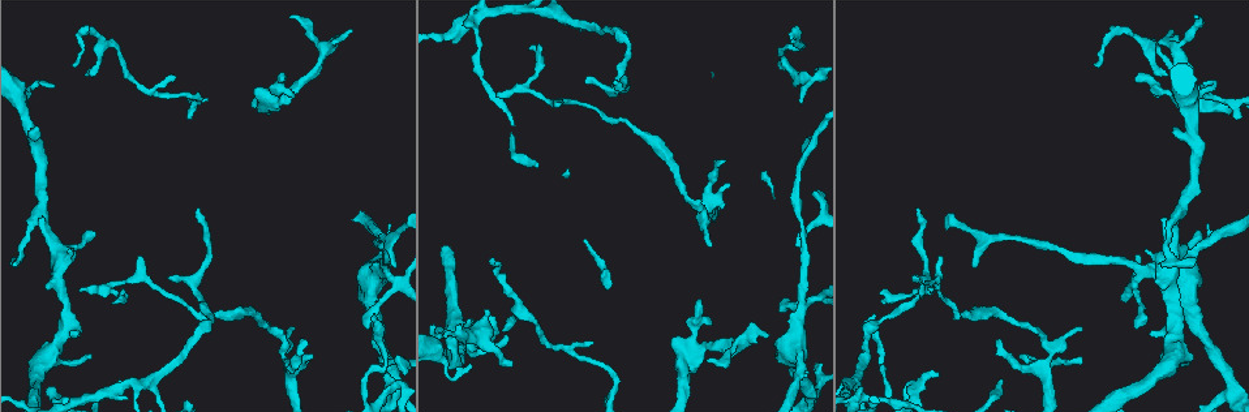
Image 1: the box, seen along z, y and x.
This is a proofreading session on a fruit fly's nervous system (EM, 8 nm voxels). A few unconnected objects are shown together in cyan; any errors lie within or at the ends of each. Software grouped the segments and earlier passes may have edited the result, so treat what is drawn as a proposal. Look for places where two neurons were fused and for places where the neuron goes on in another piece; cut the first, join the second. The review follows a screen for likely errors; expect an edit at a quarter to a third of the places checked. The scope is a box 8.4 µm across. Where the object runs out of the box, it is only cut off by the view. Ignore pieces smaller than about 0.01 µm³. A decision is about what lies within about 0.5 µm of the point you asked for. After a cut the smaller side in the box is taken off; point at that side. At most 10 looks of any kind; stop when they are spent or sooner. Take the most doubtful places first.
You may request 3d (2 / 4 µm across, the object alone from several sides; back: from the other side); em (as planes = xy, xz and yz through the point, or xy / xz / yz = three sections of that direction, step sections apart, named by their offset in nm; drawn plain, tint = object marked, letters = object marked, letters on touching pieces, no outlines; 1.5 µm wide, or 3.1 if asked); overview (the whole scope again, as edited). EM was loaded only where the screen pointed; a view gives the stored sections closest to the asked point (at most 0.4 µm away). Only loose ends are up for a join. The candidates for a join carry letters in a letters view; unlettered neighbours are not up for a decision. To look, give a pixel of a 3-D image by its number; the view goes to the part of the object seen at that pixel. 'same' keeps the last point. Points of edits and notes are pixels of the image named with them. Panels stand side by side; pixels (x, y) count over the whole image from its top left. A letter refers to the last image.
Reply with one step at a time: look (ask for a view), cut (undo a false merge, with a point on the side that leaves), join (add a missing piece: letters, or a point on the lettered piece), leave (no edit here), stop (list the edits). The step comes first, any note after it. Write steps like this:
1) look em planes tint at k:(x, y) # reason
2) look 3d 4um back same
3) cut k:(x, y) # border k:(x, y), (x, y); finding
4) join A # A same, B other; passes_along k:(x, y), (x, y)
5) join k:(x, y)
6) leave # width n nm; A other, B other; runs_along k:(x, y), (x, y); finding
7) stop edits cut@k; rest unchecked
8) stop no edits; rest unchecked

look em planes letters at 1:(615, 85) # free end

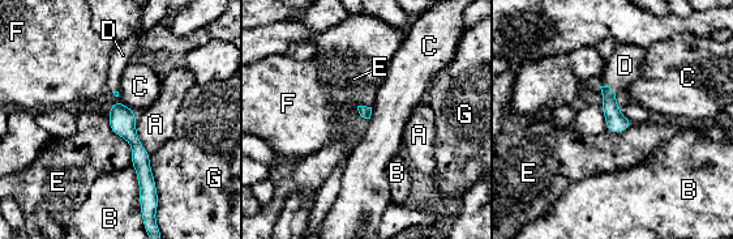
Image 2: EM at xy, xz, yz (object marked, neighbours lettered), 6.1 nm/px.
join D # A other, B other, C other, D same, E other, F other, G other; passes_along 2:(616, 122), (609, 86), (625, 65); the neuron continues

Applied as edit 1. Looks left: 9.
look overview

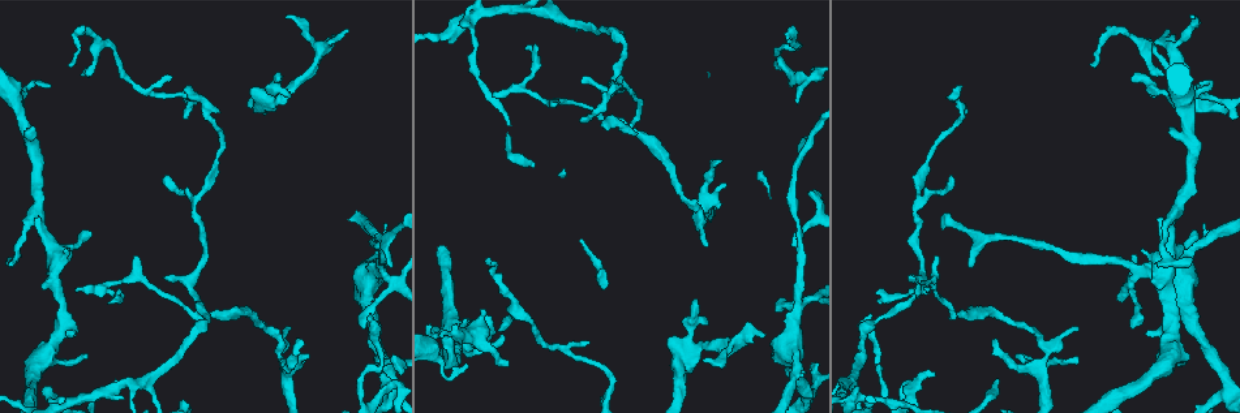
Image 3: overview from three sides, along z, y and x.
look em planes tint at 3:(1198, 234) # free end

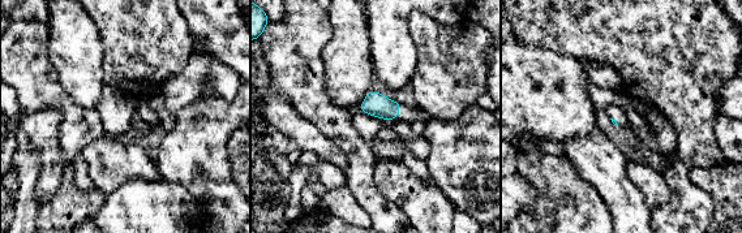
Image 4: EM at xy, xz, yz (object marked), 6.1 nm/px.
look em planes letters same

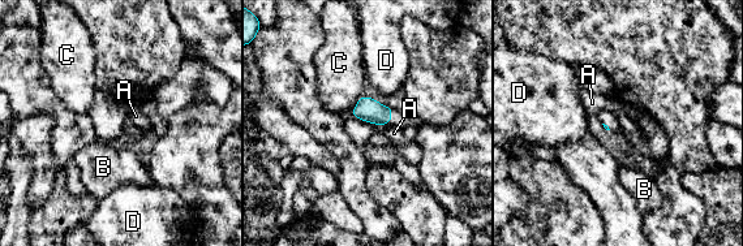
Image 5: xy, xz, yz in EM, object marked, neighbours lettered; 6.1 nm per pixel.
leave # A other, B other, C other, D other; border 5:(390, 124), (383, 125); no lettered piece goes on from it

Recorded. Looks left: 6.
look em xy step 4 tint at 3:(934, 375) # branch stops here

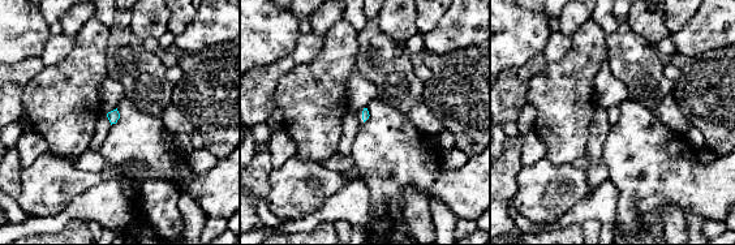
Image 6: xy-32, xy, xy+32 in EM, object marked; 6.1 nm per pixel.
look em xz step 8 tint same

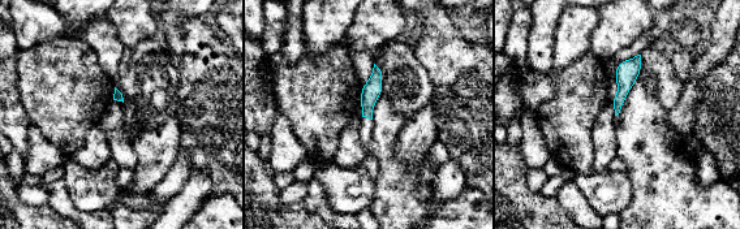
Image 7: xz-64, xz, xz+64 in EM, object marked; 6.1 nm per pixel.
look em xz step 8 letters same # see the neighbours

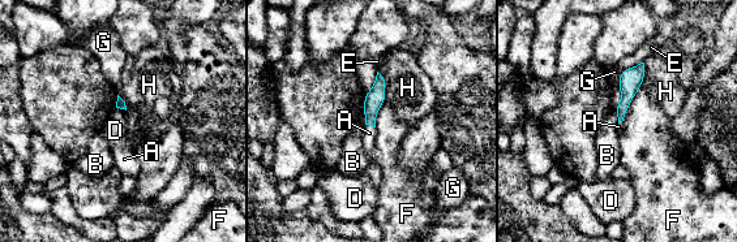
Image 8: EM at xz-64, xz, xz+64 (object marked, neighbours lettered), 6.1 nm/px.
join A # A same, B other, D other, E other, F other, G other, H other; passes_along 8:(373, 100), (371, 125), (369, 133); the neuron continues

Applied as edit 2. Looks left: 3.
look em yz step 4 letters at 3:(764, 334) # free end

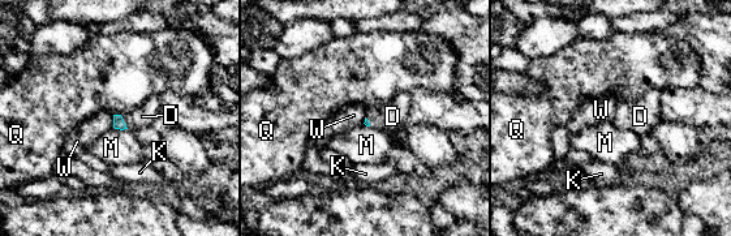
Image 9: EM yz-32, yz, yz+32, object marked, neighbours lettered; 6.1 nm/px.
look em planes letters same # cut it another way

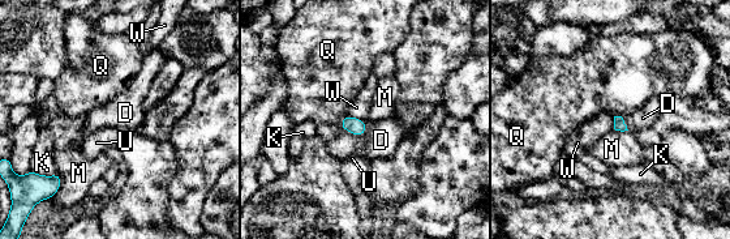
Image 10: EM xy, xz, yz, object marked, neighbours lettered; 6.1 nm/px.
join D # D same, K other, M other, Q other, U other, W other; passes_along 10:(356, 127), (355, 135), (381, 140); the neuron continues

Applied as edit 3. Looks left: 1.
stop edits join@2, join@8, join@10; rest unchecked

